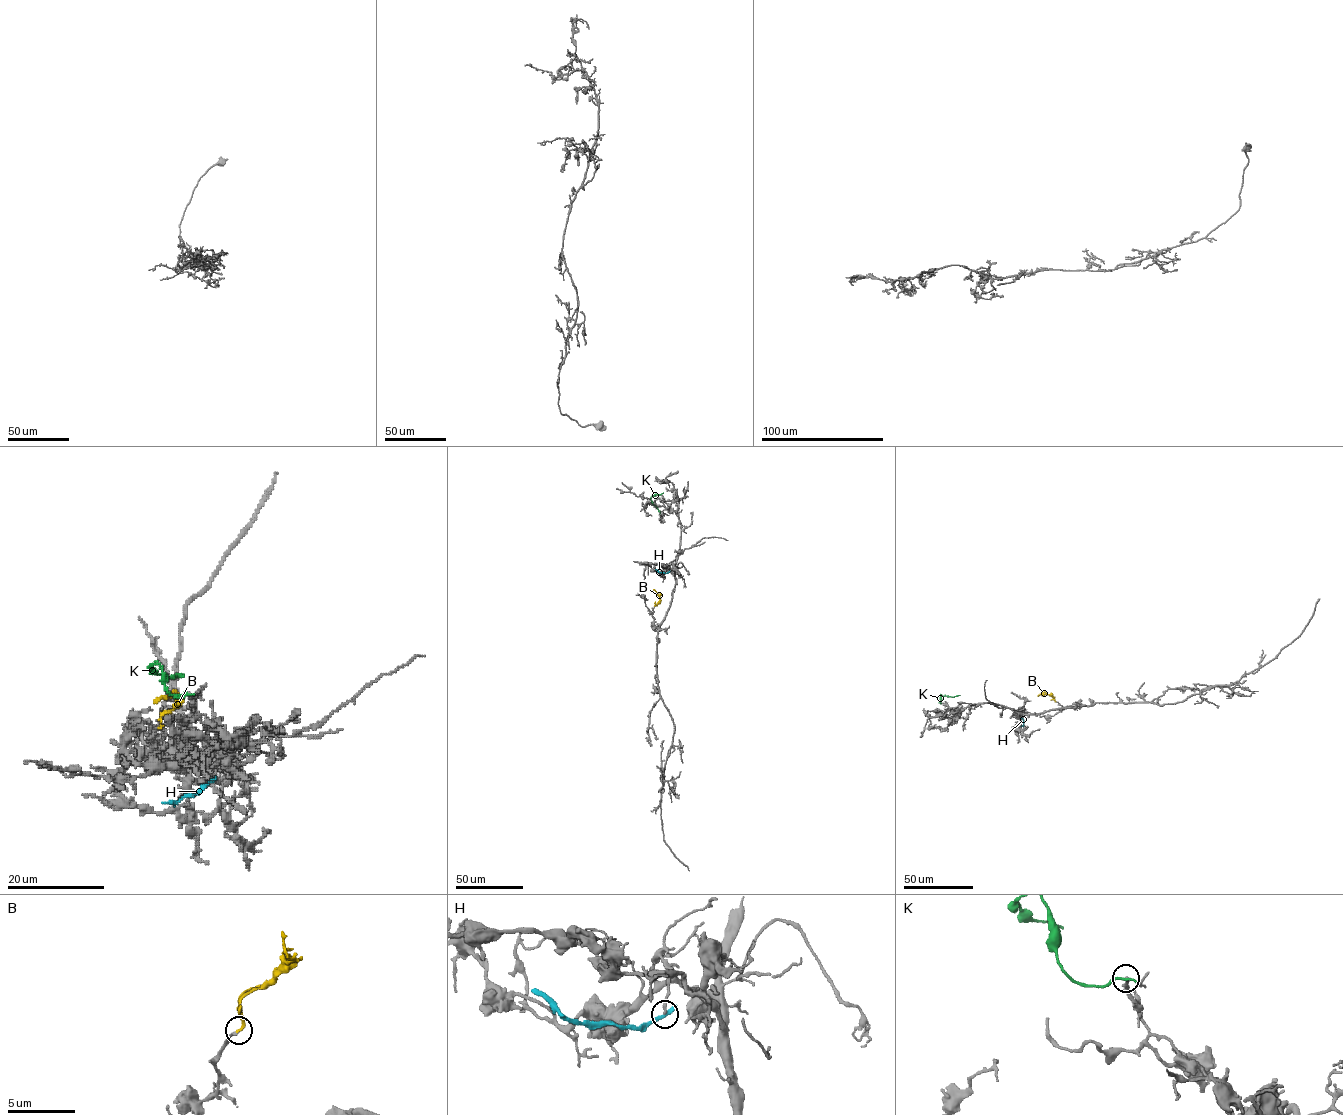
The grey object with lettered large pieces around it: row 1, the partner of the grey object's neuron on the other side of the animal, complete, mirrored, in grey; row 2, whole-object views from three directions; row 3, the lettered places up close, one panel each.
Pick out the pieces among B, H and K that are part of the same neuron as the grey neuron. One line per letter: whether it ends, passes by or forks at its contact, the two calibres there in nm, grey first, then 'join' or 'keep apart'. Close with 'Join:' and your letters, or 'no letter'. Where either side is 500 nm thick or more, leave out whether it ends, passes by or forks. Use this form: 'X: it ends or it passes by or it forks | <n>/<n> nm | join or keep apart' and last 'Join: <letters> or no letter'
B: it ends | 240/280 nm | join
H: it ends | 220/360 nm | keep apart
K: it passes by | 130/140 nm | keep apart
Join: B

